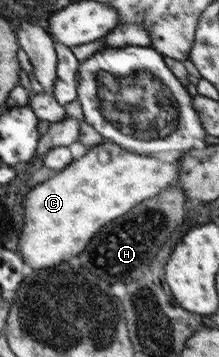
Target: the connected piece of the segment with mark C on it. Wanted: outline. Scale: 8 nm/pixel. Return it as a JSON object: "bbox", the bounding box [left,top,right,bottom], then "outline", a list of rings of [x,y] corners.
{"bbox":[18,142,179,269],"outline":[[[102,142],[90,147],[88,153],[80,159],[74,160],[68,167],[42,183],[32,187],[23,202],[24,229],[18,241],[18,251],[22,259],[32,265],[32,269],[46,269],[54,267],[62,261],[68,261],[72,255],[84,251],[88,241],[104,229],[107,223],[127,214],[145,199],[160,193],[165,187],[178,185],[179,159],[172,163],[159,161],[148,155],[131,152],[118,144]]]}

